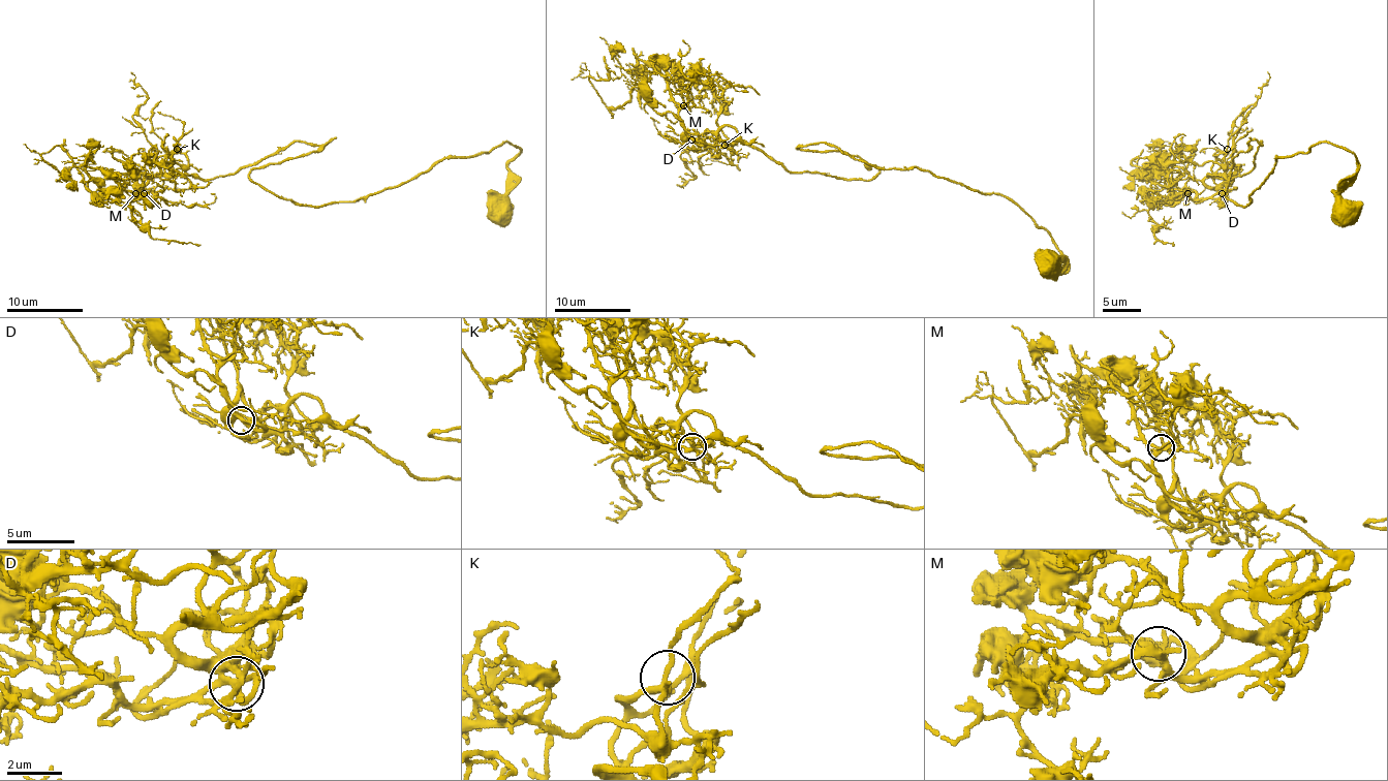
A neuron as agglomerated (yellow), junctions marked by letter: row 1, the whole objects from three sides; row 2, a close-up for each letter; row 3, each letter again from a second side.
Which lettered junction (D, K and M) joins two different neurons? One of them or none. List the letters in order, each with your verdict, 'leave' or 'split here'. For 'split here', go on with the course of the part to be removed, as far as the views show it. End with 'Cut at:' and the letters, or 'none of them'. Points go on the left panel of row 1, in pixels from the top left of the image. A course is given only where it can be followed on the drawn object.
D: leave
K: leave
M: leave
Cut at: none of them

